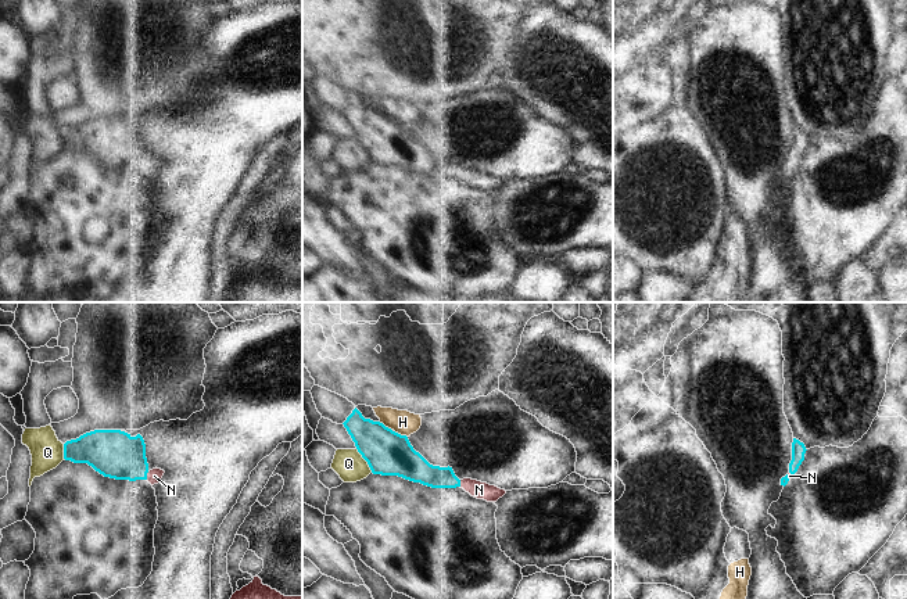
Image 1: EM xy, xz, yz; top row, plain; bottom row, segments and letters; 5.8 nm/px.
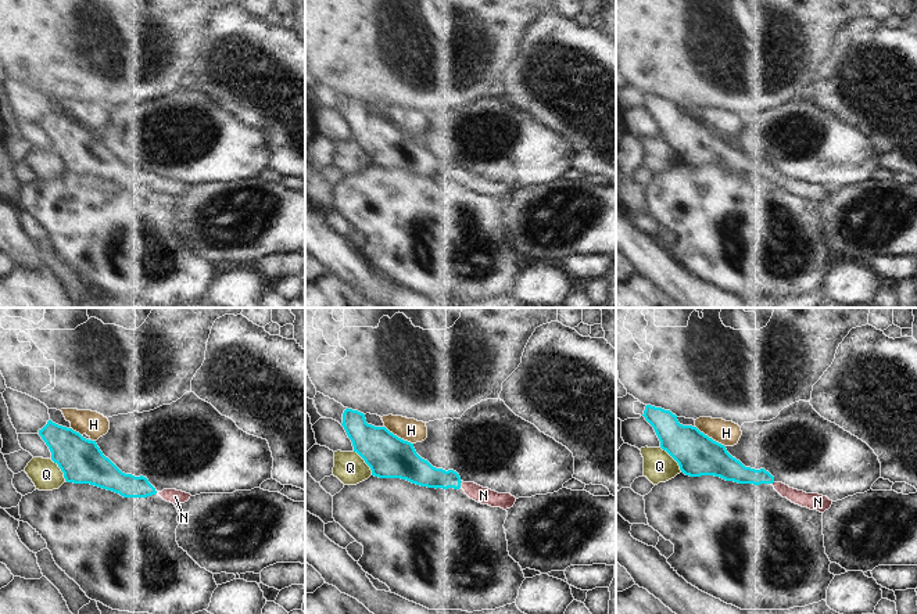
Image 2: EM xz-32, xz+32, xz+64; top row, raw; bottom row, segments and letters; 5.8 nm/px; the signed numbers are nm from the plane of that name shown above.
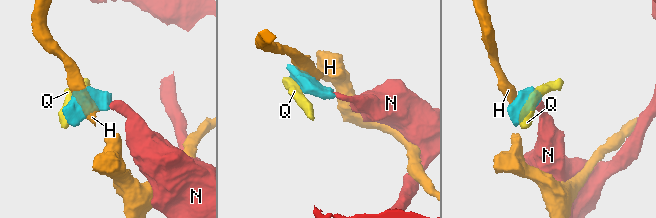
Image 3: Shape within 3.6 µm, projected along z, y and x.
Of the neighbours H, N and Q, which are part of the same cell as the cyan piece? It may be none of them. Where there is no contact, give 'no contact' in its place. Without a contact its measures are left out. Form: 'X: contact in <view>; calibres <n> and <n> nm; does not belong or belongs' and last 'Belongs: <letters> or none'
H: contact in xz; calibres 260 and 140 nm; does not belong
N: contact in xy; calibres 280 and 90 nm; belongs
Q: contact in xz; calibres 260 and 180 nm; does not belong
Belongs: N

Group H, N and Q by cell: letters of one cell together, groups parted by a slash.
H / N / Q

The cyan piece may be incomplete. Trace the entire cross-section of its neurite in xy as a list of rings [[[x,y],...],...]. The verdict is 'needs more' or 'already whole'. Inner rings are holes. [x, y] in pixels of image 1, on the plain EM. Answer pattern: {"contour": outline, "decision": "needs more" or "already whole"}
{"contour": [[[94,119],[64,133],[64,148],[87,153],[104,166],[115,169],[147,169],[158,173],[161,158],[148,158],[146,133],[140,123],[132,126],[121,119]]], "decision": "needs more"}

